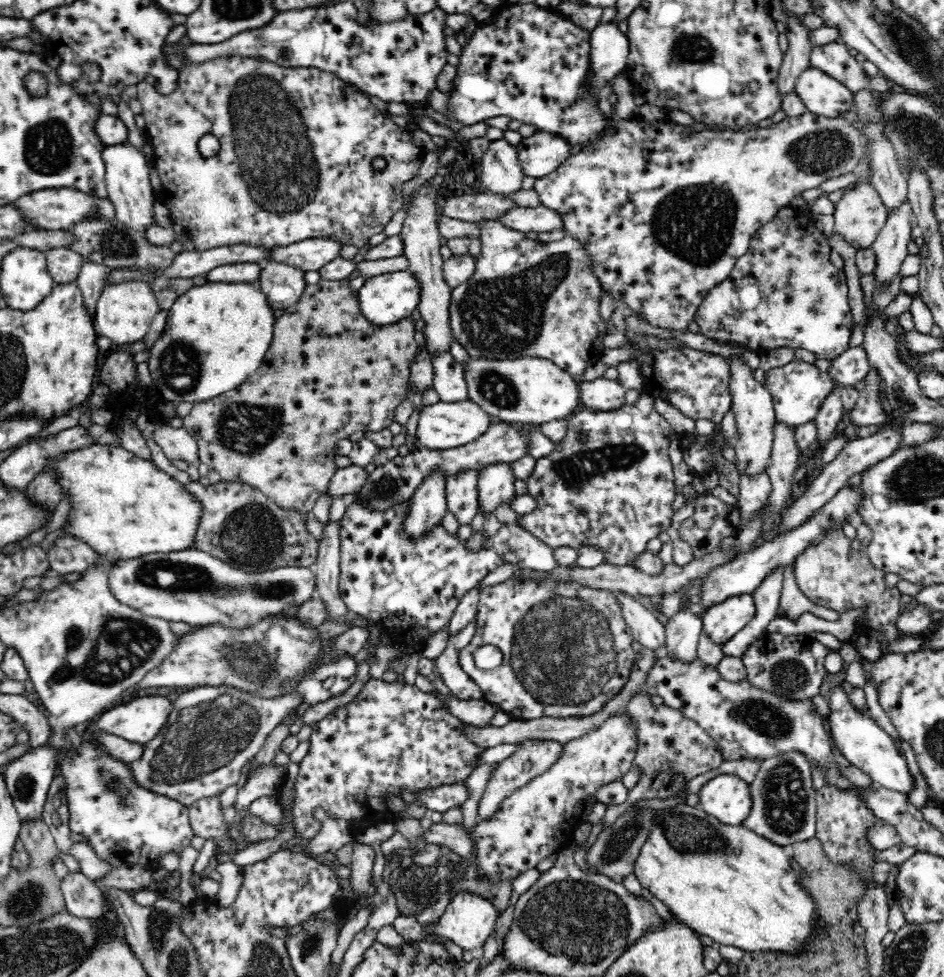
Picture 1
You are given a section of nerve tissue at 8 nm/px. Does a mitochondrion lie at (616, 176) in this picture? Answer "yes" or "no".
no

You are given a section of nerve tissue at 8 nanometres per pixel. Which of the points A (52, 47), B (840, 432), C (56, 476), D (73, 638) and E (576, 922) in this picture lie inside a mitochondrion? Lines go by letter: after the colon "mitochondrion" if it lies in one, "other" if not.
A: other
B: other
C: other
D: mitochondrion
E: mitochondrion

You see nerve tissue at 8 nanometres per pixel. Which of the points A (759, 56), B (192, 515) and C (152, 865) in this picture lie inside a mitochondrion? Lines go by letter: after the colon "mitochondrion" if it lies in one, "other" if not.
A: mitochondrion
B: other
C: other

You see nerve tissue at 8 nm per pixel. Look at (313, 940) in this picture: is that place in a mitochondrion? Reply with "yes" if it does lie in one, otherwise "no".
yes

